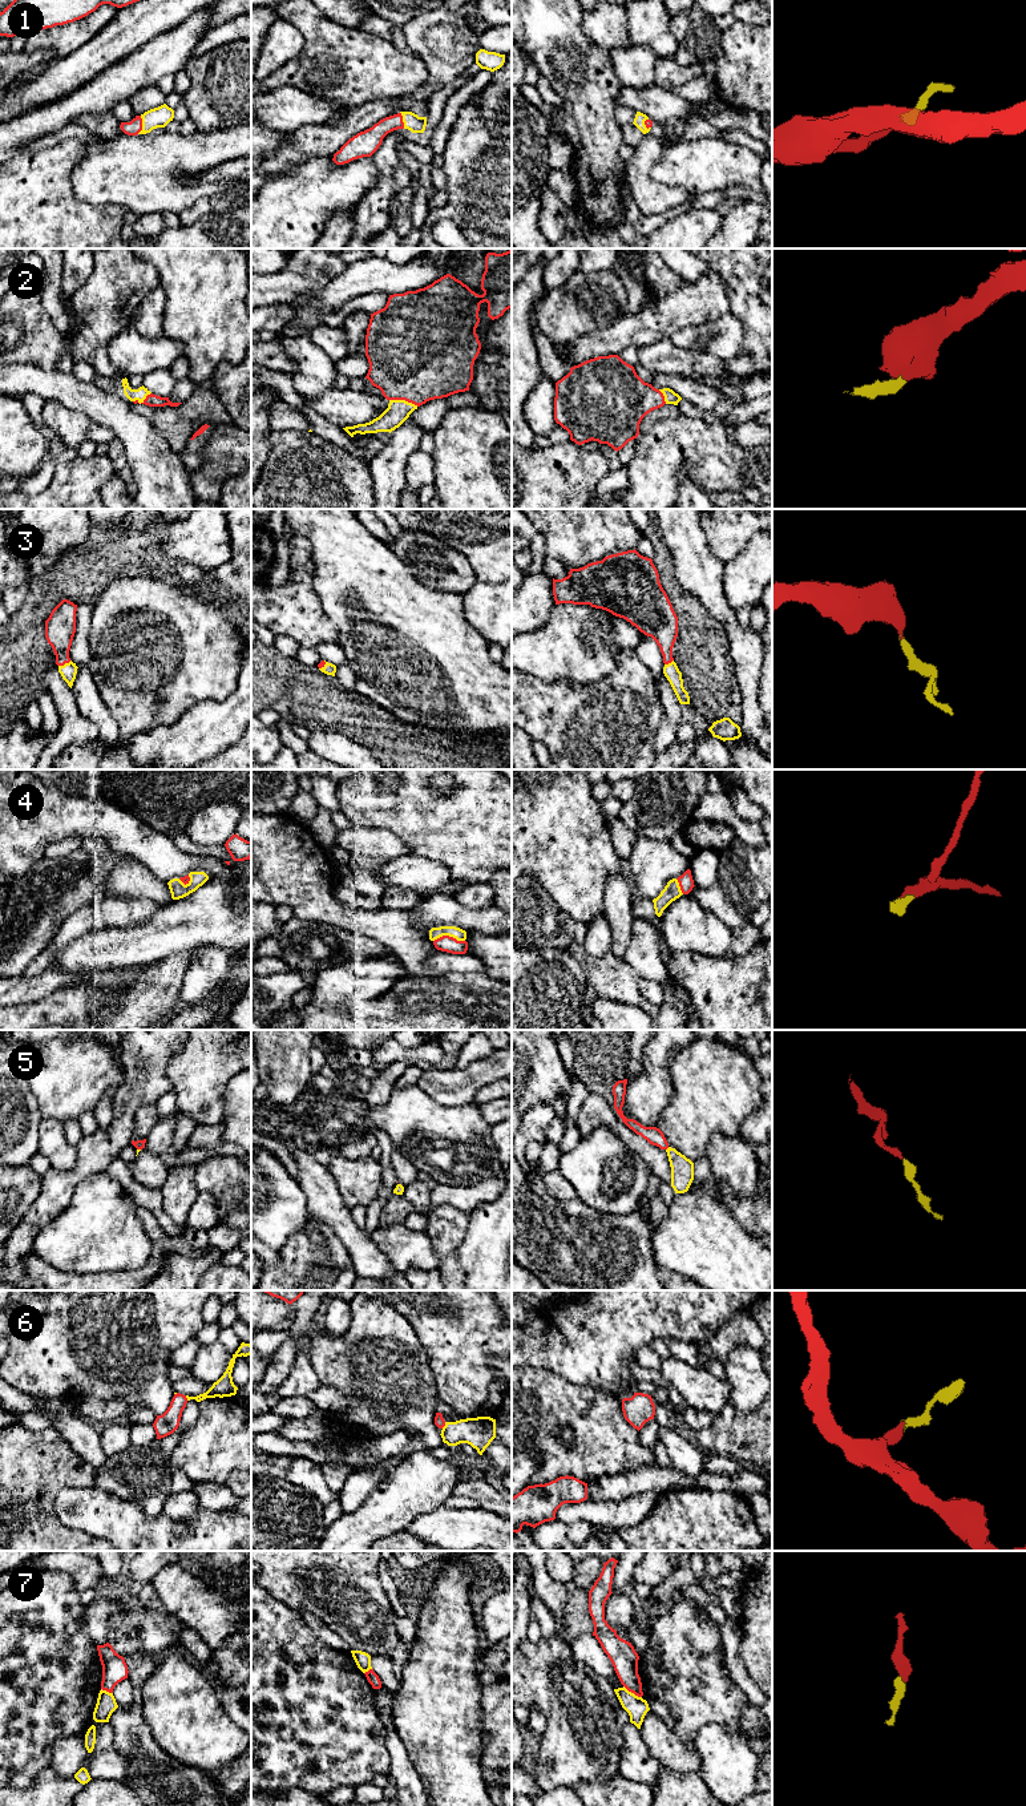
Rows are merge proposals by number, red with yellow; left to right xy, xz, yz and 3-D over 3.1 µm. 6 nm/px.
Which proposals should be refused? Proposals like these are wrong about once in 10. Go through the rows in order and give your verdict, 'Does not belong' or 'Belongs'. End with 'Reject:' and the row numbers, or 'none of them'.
1: Belongs
2: Belongs
3: Belongs
4: Belongs
5: Belongs
6: Belongs
7: Does not belong
Reject: 7

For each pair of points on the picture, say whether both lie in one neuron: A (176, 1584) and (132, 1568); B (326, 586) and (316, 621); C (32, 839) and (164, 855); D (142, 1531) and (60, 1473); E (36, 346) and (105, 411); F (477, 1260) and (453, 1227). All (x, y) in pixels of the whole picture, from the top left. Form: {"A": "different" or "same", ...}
{"A": "different", "B": "different", "C": "same", "D": "different", "E": "different", "F": "different"}

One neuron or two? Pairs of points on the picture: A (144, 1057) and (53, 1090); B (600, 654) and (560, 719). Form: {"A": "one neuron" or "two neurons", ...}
{"A": "two neurons", "B": "two neurons"}

